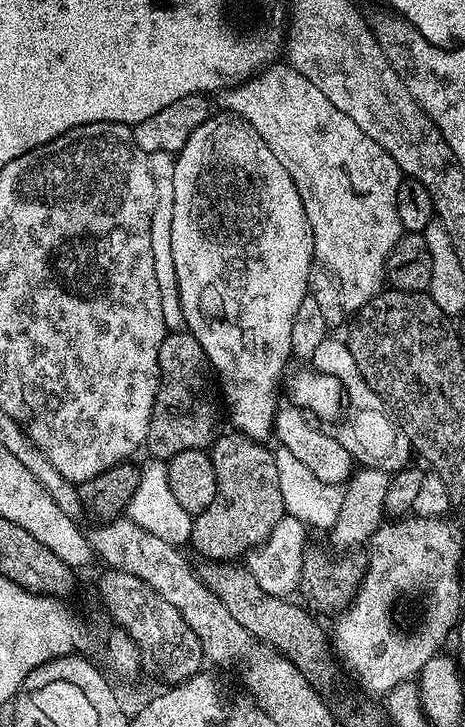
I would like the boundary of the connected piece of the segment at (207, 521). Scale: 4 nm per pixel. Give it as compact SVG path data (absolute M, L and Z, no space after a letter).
M235 430L217 435L210 445L214 466L216 493L214 502L192 521L191 547L201 552L204 560L235 561L259 549L264 539L278 526L284 515L282 490L278 486L276 453L267 443L251 440Z

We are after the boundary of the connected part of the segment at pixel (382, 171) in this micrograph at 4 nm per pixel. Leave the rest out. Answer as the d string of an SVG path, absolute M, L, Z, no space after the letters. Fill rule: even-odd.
M276 66L265 67L251 80L236 88L225 88L219 93L218 104L220 100L225 113L235 114L250 122L250 126L258 130L262 142L270 146L274 158L286 166L286 174L294 178L294 186L298 186L306 218L312 227L315 259L319 263L321 260L328 268L336 268L340 275L339 307L352 314L385 287L384 264L402 235L396 205L402 173L394 158L390 158L390 154L386 154L386 150L378 146L374 138L362 134L358 125L349 116L342 114L342 110L338 110L338 106L334 106L334 102L330 102L330 98L326 98L326 94L322 94L314 82L310 82L310 78L287 66L272 67Z

